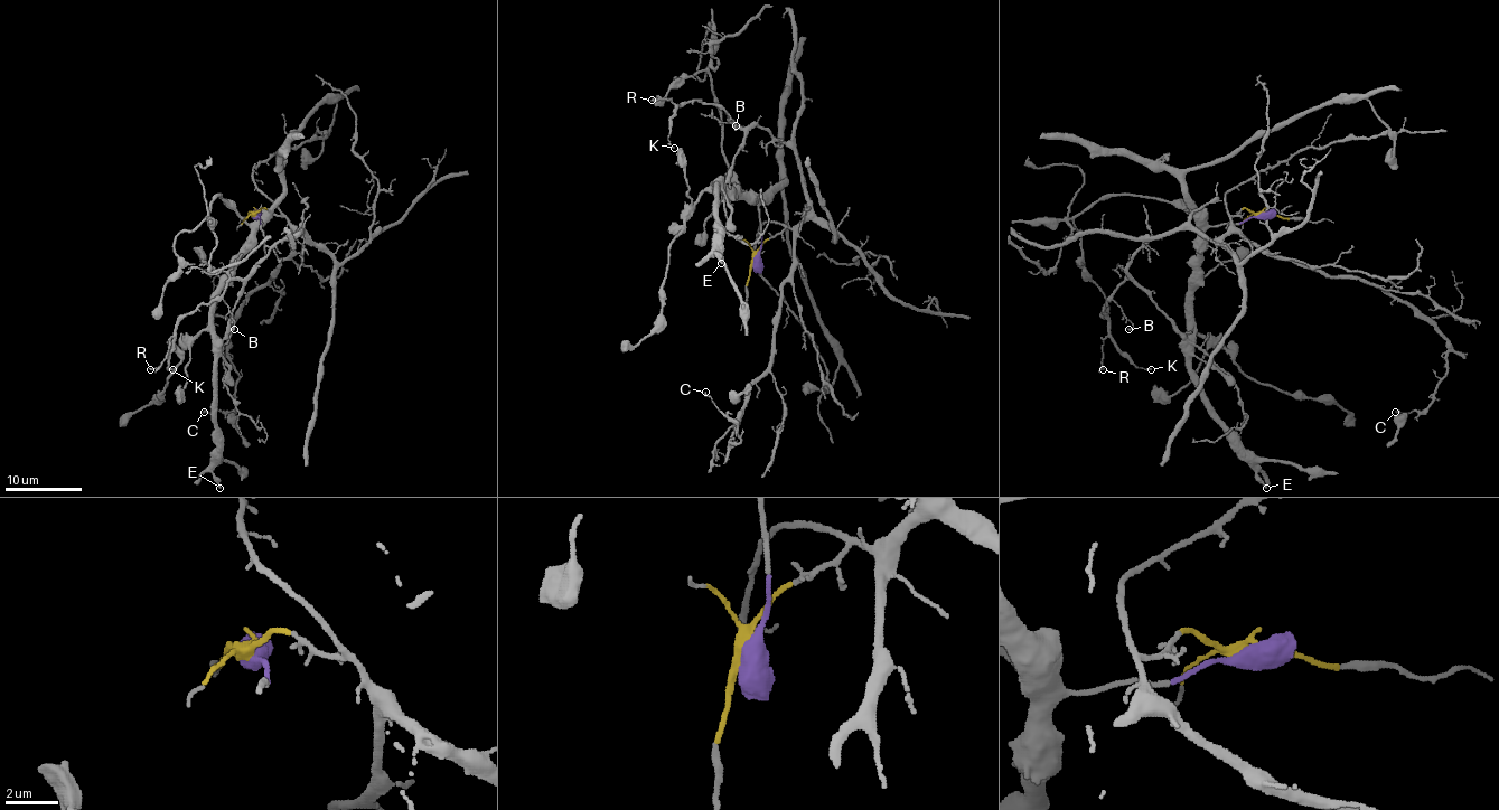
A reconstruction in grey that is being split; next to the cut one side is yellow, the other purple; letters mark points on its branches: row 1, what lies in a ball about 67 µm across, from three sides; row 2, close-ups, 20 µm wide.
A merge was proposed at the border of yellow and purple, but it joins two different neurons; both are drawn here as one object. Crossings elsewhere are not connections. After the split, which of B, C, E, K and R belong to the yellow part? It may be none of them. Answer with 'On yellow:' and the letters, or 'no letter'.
On yellow: B, C, K, R

